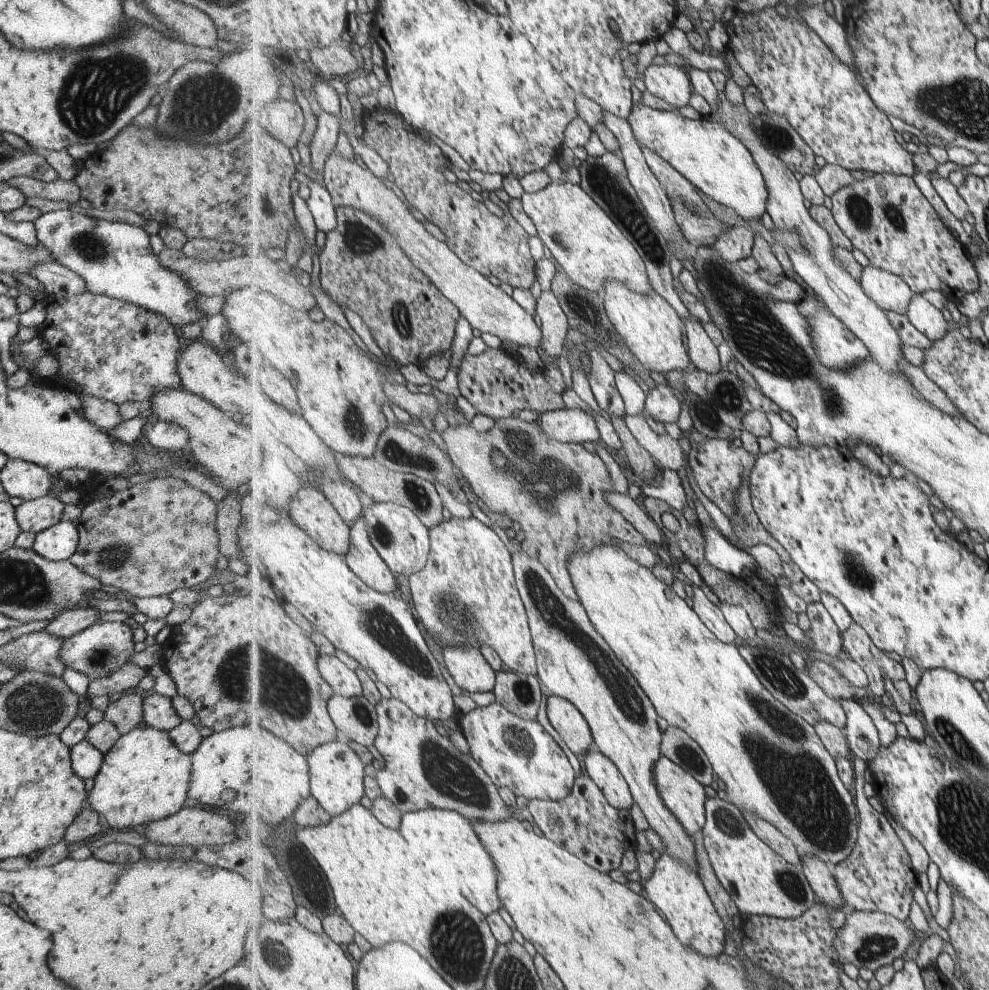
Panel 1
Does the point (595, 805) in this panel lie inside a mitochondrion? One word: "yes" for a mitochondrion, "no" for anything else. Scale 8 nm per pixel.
no

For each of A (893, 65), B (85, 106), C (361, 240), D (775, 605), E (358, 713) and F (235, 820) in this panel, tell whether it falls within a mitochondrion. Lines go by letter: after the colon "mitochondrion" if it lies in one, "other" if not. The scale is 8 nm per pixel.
A: other
B: mitochondrion
C: mitochondrion
D: other
E: mitochondrion
F: other

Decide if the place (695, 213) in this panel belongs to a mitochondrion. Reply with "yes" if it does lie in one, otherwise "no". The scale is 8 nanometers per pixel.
yes

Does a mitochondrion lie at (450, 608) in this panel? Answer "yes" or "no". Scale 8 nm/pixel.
yes

